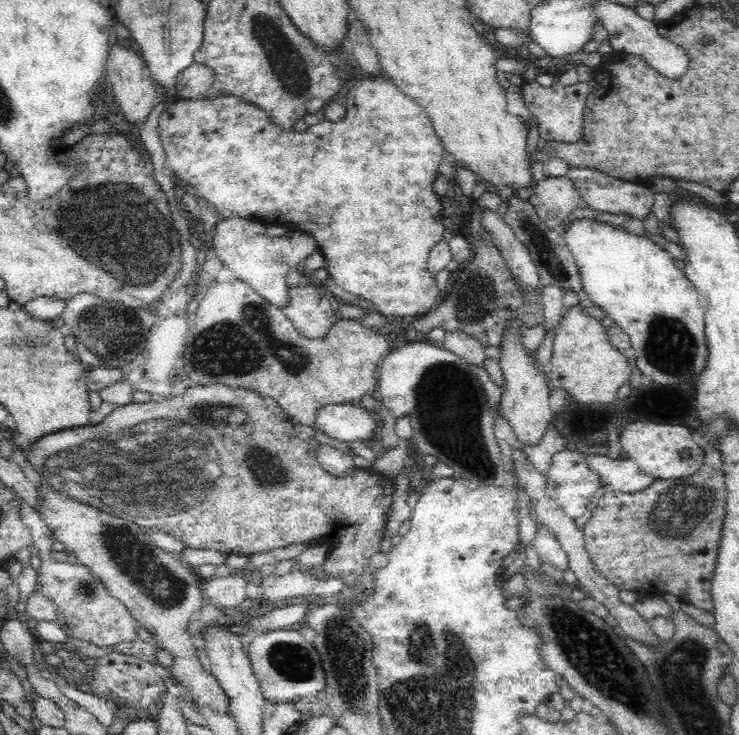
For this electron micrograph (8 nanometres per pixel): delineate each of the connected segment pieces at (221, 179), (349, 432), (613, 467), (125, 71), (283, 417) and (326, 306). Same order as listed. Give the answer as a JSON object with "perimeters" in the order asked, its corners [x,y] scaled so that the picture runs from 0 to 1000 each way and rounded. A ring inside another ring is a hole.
{"perimeters":[[[[522,102],[514,105],[495,103],[474,122],[470,131],[471,144],[464,163],[448,166],[438,163],[418,171],[413,180],[395,176],[386,177],[373,170],[365,158],[352,147],[332,139],[327,133],[306,128],[290,136],[245,135],[227,141],[217,158],[212,178],[217,182],[223,218],[233,229],[235,241],[249,244],[257,253],[265,256],[268,264],[290,280],[298,291],[311,288],[314,295],[325,295],[338,301],[349,301],[357,306],[379,306],[391,314],[405,313],[415,316],[425,322],[430,340],[438,347],[442,373],[453,386],[467,395],[501,408],[505,423],[514,424],[518,430],[562,430],[574,429],[595,414],[597,401],[590,380],[582,376],[578,366],[578,351],[582,340],[599,327],[601,294],[595,269],[585,253],[602,210],[602,200],[587,178],[585,166],[575,151],[559,136],[558,132],[543,125]]],[[[476,548],[445,550],[428,561],[428,581],[460,601],[497,600],[509,582],[512,567]]],[[[790,619],[796,635],[812,646],[813,653],[836,669],[863,669],[886,650],[865,639],[858,624],[831,626],[821,619]]],[[[166,56],[156,59],[147,67],[142,103],[152,117],[154,135],[157,135],[157,140],[165,154],[168,154],[169,163],[175,169],[188,169],[191,173],[195,169],[195,163],[200,161],[203,150],[211,141],[211,122],[189,73],[187,75],[185,71],[169,64]]],[[[258,522],[245,539],[226,541],[221,546],[200,544],[194,548],[176,548],[157,554],[147,565],[143,565],[133,577],[103,581],[99,584],[83,585],[72,589],[62,589],[46,601],[46,607],[28,611],[28,618],[37,626],[37,634],[61,659],[73,667],[110,683],[120,686],[133,694],[160,702],[173,710],[184,710],[192,721],[204,725],[208,721],[218,721],[225,727],[233,727],[238,735],[248,737],[252,744],[268,748],[295,748],[295,751],[310,756],[333,756],[365,751],[378,746],[392,744],[395,740],[413,740],[413,743],[430,743],[444,740],[444,756],[438,765],[438,777],[452,788],[459,788],[467,799],[479,801],[486,799],[487,788],[499,778],[501,759],[514,751],[514,737],[520,731],[520,718],[529,697],[536,654],[520,644],[503,638],[488,638],[476,635],[461,649],[441,642],[430,629],[428,615],[428,597],[409,599],[396,584],[396,576],[390,565],[379,555],[379,551],[368,541],[357,541],[342,531],[332,528],[317,528],[304,522],[281,522],[281,525]],[[279,629],[295,629],[295,634],[279,634]]],[[[414,374],[406,389],[391,392],[391,407],[382,424],[395,437],[398,446],[411,460],[440,459],[455,438],[455,429],[444,408],[433,401],[432,392]]]]}

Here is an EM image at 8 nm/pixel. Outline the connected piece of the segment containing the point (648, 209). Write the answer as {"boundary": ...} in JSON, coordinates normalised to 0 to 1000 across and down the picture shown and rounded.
{"boundary":[[[774,229],[766,239],[775,248],[779,259],[786,264],[786,269],[793,275],[793,280],[798,284],[825,291],[842,290],[869,301],[878,291],[884,291],[885,261],[874,252],[858,250],[797,229]]]}

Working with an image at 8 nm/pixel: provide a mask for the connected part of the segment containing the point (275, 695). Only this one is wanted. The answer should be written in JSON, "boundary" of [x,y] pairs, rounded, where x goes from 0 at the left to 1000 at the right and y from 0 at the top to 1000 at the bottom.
{"boundary":[[[401,853],[368,857],[344,865],[336,876],[340,907],[363,955],[391,958],[405,952],[424,952],[441,937],[441,921],[428,880],[409,867]]]}

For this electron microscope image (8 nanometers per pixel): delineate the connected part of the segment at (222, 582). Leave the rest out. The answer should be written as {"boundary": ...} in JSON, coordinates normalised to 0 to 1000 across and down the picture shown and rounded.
{"boundary":[[[326,780],[273,790],[277,814],[295,826],[314,827],[322,835],[322,826],[333,816],[334,792]]]}

